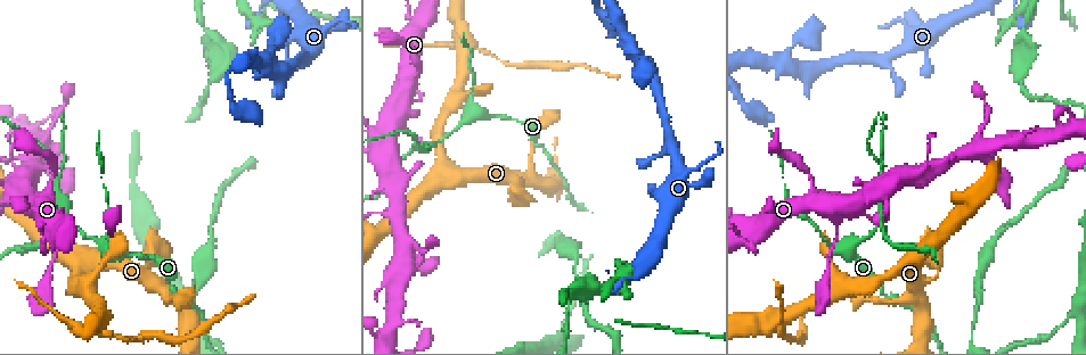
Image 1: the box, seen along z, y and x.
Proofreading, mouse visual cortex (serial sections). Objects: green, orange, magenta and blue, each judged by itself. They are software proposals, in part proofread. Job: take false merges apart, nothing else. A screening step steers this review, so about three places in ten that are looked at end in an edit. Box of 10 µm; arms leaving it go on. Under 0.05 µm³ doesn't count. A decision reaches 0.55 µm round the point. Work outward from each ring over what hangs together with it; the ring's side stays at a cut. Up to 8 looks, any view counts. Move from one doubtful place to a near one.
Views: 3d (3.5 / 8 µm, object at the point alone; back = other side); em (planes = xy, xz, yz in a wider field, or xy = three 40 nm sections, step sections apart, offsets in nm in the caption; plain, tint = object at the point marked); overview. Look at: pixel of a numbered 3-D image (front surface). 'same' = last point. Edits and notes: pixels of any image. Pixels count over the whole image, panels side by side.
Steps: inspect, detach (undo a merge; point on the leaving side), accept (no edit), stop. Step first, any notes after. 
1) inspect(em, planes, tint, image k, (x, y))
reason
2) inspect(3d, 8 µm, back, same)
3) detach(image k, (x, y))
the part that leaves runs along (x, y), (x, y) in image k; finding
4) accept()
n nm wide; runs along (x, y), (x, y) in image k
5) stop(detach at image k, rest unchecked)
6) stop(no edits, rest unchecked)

inspect(3d, 3.5 µm, image 1, (463, 50))
abrupt turn

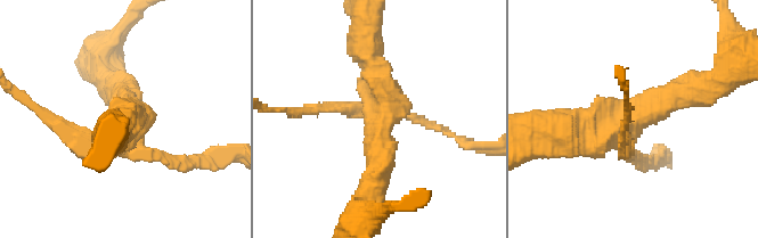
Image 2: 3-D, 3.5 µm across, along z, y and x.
inspect(em, xy, step 3, tint, image 2, (383, 117))
4 arms; arms of 150, 200, 350, 350 nm

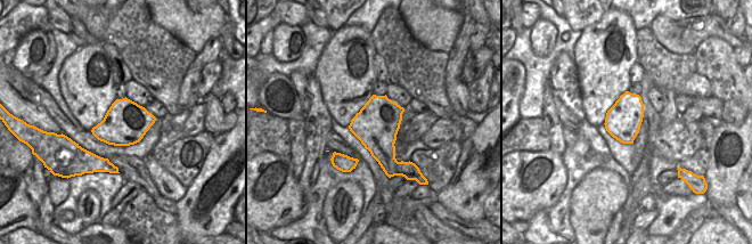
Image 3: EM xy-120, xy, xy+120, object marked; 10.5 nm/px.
detach(image 2, (73, 133))
the part that leaves runs along (133, 149), (190, 163), (221, 153) in image 2; a second cell is stuck on

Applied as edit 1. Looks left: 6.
inspect(3d, 3.5 µm, image 1, (63, 201))
branch point

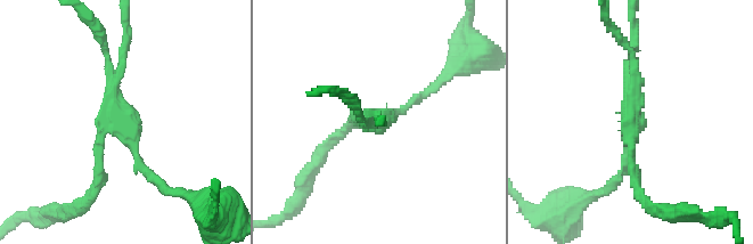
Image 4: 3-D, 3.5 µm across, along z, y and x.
inspect(em, xy, step 2, tint, image 4, (121, 125))
3 arms; arms of 100, 150, 150 nm; need the tissue

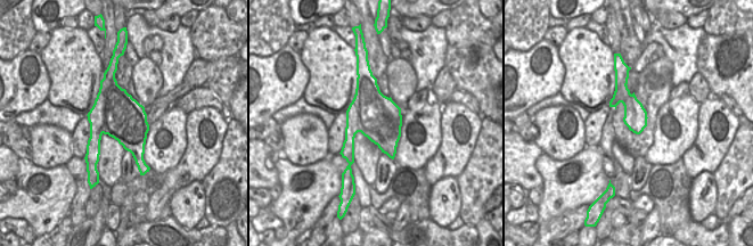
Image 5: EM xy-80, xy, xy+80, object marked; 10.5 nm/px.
detach(image 4, (99, 170))
480 nm wide; border along (381, 92), (358, 99), (359, 131) in image 5; two cells meet here

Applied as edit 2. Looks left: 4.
inspect(overview)
redraw

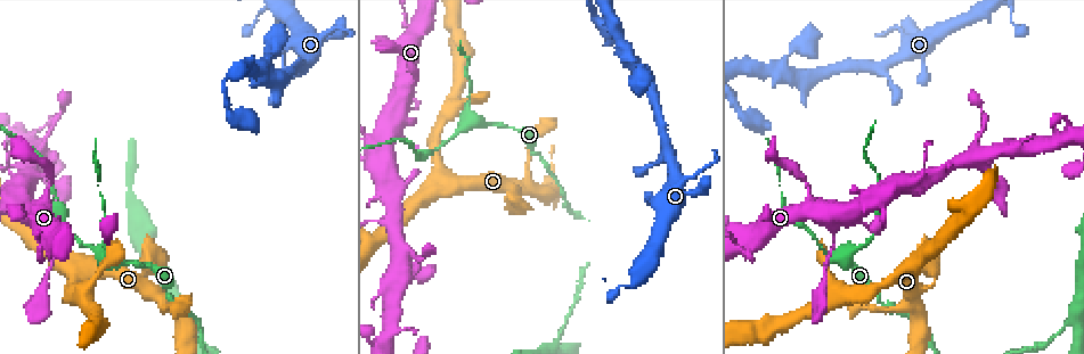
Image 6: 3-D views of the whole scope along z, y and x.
inspect(3d, 3.5 µm, image 6, (47, 195))
three-way junction

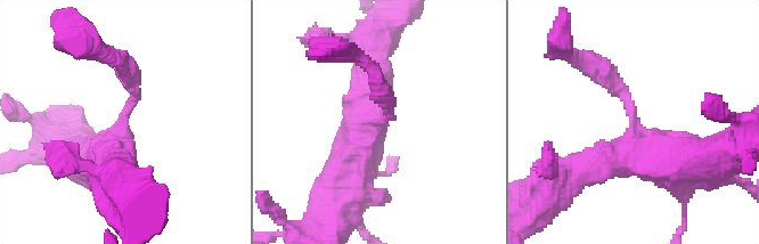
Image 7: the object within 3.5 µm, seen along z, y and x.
inspect(em, xy, step 5, tint, image 7, (378, 123))

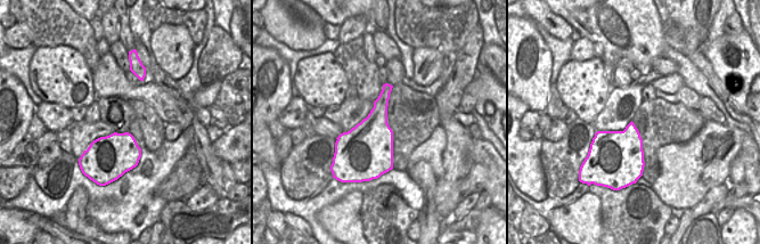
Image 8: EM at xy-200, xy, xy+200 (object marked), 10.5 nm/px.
accept()
all the same cell

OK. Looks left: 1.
stop(detach at image 2, detach at image 4, rest unchecked)

